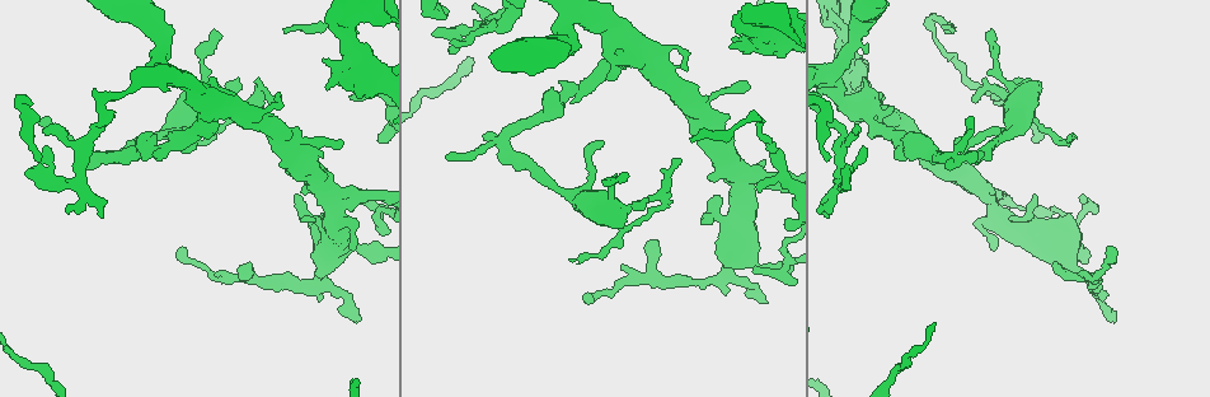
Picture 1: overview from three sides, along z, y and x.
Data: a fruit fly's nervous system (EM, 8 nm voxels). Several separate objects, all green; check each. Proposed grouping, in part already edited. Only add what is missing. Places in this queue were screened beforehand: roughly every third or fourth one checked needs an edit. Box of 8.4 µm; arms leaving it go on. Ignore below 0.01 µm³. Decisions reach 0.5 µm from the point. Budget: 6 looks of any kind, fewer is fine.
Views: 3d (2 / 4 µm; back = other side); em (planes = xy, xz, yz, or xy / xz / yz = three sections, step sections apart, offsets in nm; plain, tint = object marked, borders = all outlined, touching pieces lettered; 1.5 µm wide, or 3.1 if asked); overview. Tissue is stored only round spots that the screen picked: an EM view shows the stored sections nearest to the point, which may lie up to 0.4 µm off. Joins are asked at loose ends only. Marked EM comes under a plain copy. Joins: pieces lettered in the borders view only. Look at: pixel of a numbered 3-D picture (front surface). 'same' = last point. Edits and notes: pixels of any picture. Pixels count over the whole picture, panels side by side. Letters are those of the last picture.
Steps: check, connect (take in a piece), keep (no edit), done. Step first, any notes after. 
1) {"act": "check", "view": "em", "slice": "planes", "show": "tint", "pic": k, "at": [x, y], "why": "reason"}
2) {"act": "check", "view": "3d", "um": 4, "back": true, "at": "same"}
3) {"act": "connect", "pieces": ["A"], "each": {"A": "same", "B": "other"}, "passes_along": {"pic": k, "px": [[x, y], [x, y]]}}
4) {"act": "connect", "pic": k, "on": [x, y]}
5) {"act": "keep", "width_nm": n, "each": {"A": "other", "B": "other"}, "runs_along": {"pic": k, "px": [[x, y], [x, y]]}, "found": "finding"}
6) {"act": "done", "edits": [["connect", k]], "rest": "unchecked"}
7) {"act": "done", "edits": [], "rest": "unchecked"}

{"act": "check", "view": "3d", "um": 2, "pic": 1, "at": [434, 33], "why": "free end"}

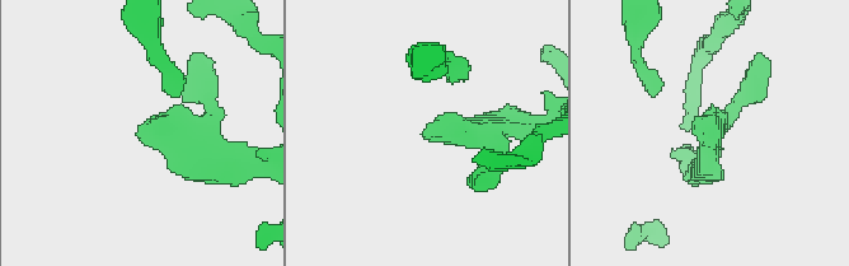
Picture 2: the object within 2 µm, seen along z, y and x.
{"act": "check", "view": "em", "slice": "planes", "show": "borders", "pic": 2, "at": [137, 132]}

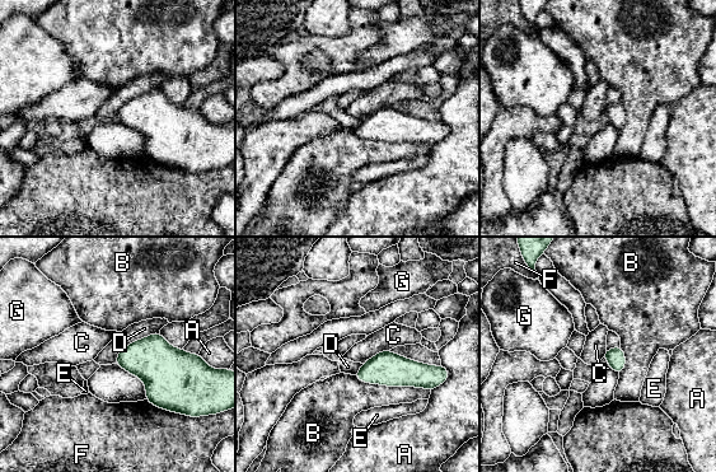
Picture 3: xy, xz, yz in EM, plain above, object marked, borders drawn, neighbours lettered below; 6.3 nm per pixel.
{"act": "keep", "width_nm": 120, "each": {"A": "other", "B": "other", "C": "other", "D": "other", "E": "other", "F": "other", "G": "other"}, "border": {"pic": 3, "px": [[354, 375], [430, 392]]}, "found": "none of them fits"}

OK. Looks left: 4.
{"act": "check", "view": "em", "slice": "planes", "show": "tint", "pic": 1, "at": [951, 161], "why": "three arms meet"}

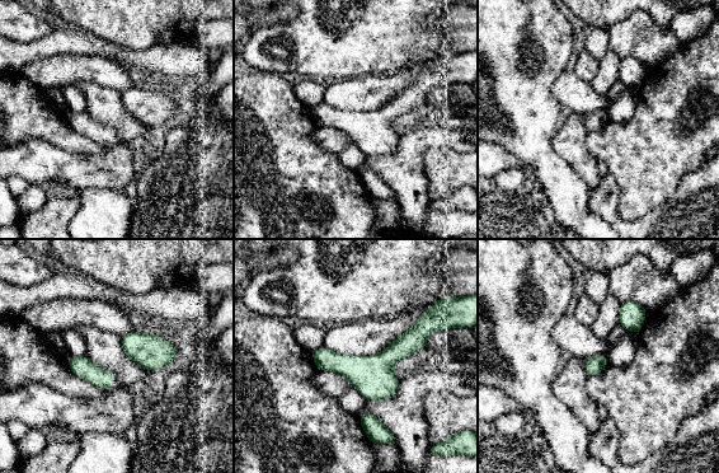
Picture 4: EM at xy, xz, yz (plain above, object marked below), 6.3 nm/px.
{"act": "check", "view": "em", "slice": "planes", "show": "borders", "at": "same", "why": "see the neighbours"}

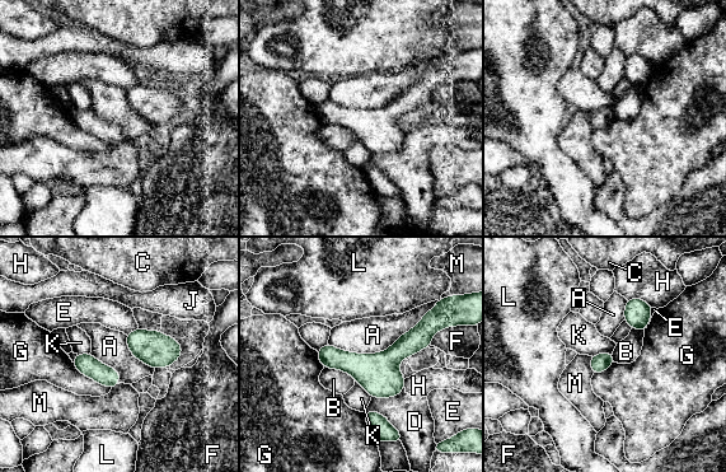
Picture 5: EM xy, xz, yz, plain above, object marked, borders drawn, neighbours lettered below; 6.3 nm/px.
{"act": "keep", "each": {"A": "other", "B": "other", "C": "other", "D": "other", "E": "other", "F": "other", "G": "other", "H": "other", "J": "other", "K": "other", "L": "other", "M": "other"}, "found": "no lettered piece goes on from it"}

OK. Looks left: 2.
{"act": "done", "edits": [], "rest": "unchecked"}

